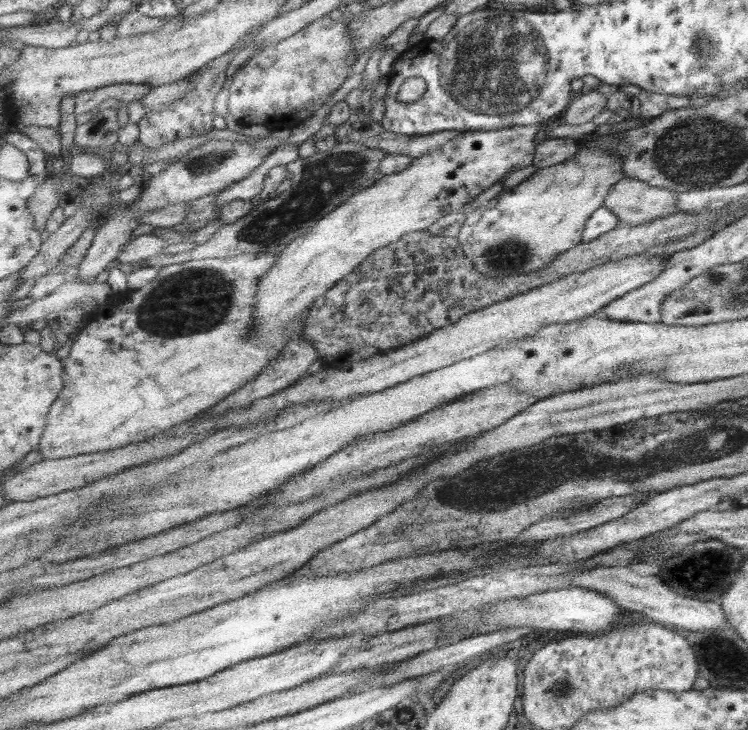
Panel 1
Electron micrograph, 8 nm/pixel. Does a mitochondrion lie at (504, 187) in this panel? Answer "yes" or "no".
no

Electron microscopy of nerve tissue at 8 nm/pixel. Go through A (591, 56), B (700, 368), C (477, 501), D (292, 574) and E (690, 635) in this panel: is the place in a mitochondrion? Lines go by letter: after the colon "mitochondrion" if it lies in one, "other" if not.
A: other
B: other
C: mitochondrion
D: other
E: other

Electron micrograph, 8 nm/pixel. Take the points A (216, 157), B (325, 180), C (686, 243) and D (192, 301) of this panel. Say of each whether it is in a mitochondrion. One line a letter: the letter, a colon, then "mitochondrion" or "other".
A: mitochondrion
B: mitochondrion
C: other
D: mitochondrion

